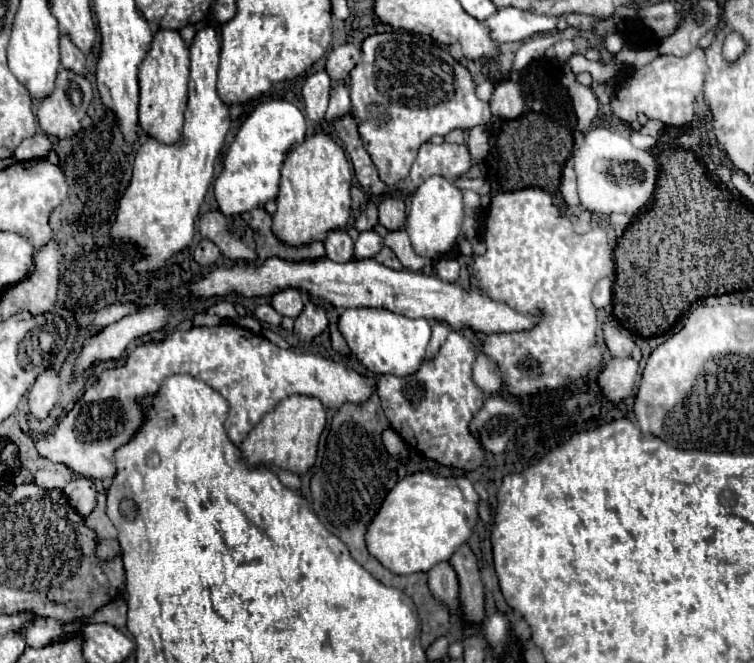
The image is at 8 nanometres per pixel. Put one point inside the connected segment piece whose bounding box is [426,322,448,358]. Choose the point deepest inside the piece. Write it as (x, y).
(439, 331)

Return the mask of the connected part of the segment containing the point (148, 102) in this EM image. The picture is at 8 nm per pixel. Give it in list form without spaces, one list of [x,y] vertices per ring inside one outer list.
[[[158,30],[138,68],[138,84],[140,84],[138,120],[140,120],[140,126],[158,142],[172,144],[180,138],[186,100],[188,100],[188,76],[190,76],[188,46],[182,40],[180,32]]]

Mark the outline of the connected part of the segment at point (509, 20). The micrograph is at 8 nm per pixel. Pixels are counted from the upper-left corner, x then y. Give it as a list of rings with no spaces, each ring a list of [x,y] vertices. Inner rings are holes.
[[[502,8],[486,22],[490,38],[494,42],[522,42],[534,34],[546,34],[556,30],[556,16],[536,16],[518,8]]]

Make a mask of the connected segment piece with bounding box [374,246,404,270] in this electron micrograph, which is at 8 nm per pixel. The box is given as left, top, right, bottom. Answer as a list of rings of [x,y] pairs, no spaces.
[[[386,246],[374,256],[374,260],[376,260],[378,264],[384,264],[384,266],[392,268],[392,270],[402,270],[402,268],[404,268],[404,266],[400,264],[400,260],[396,258],[396,254],[394,254],[390,248],[386,248]]]

